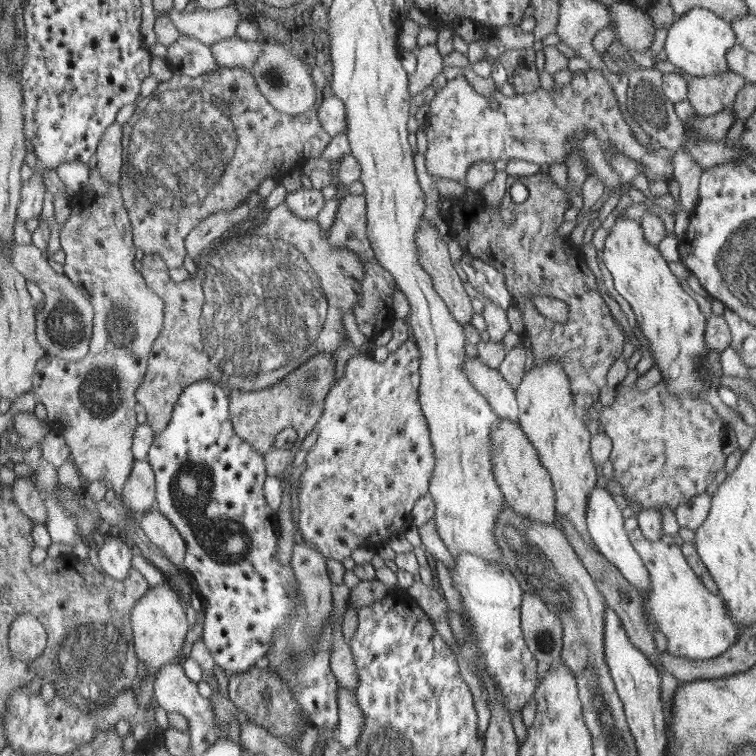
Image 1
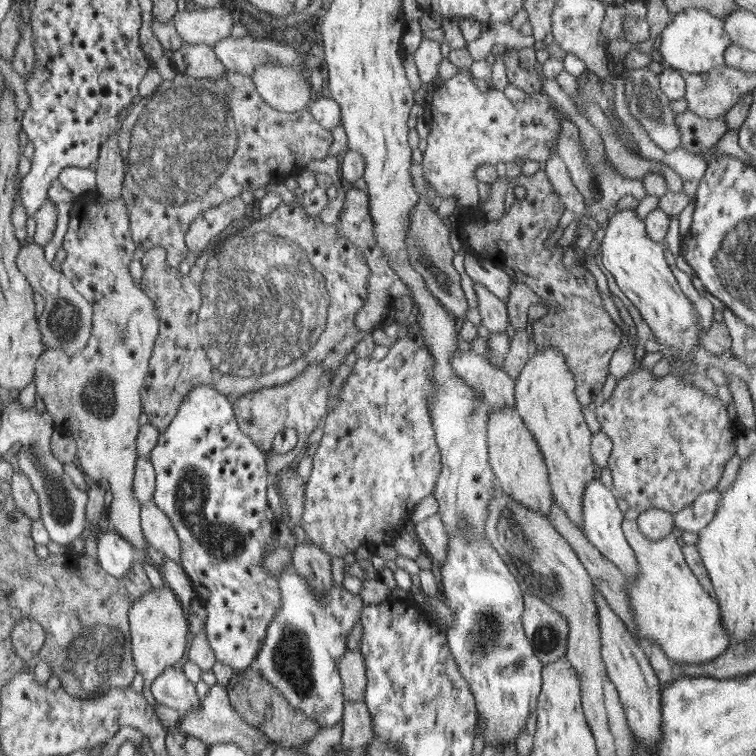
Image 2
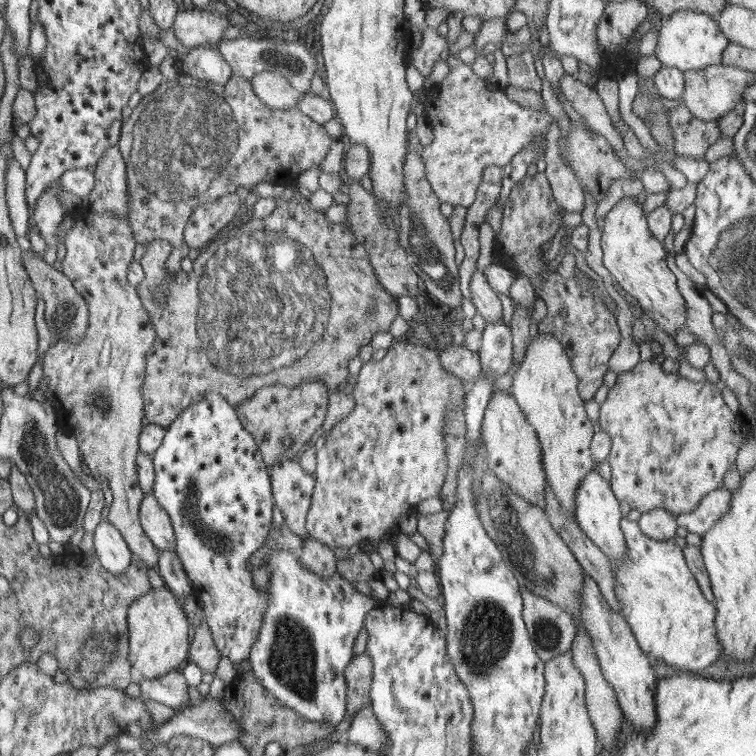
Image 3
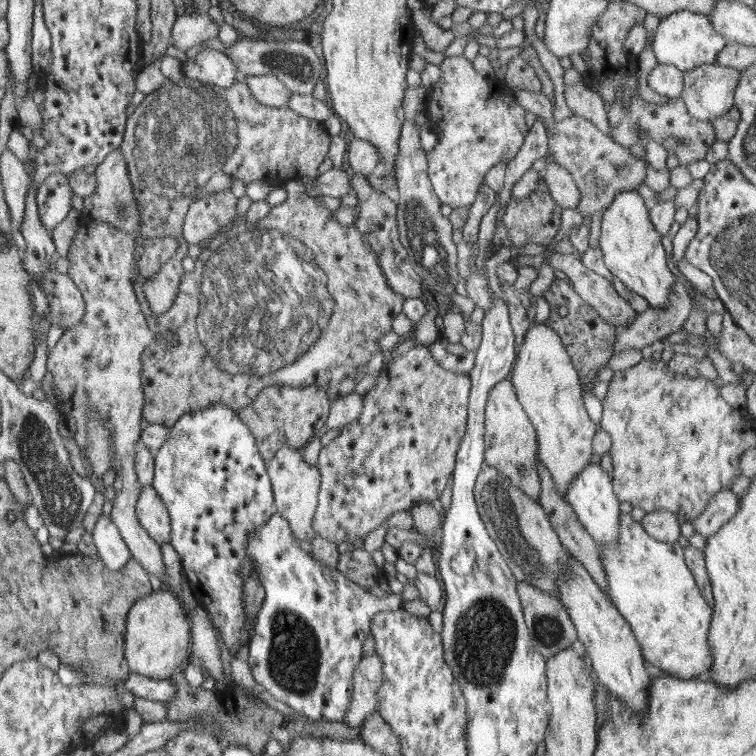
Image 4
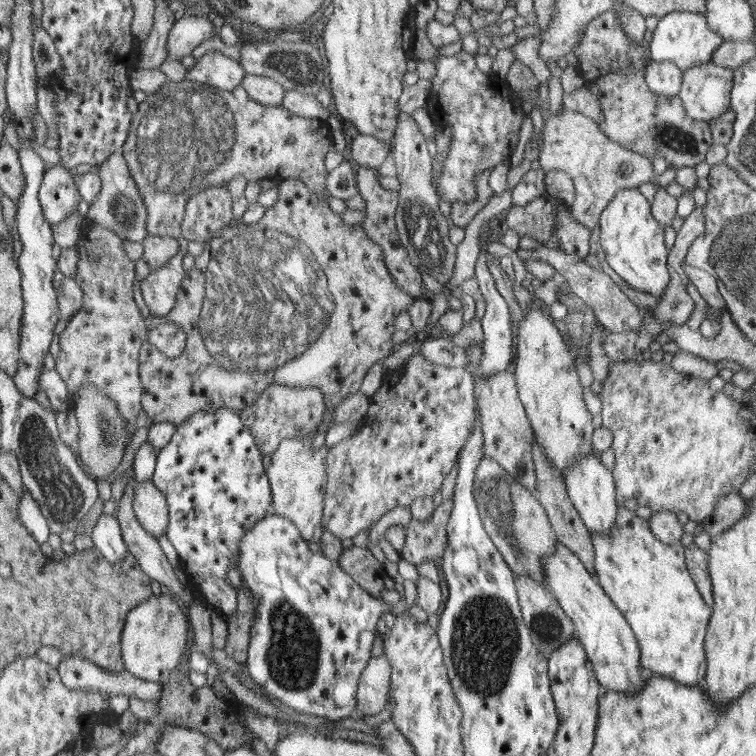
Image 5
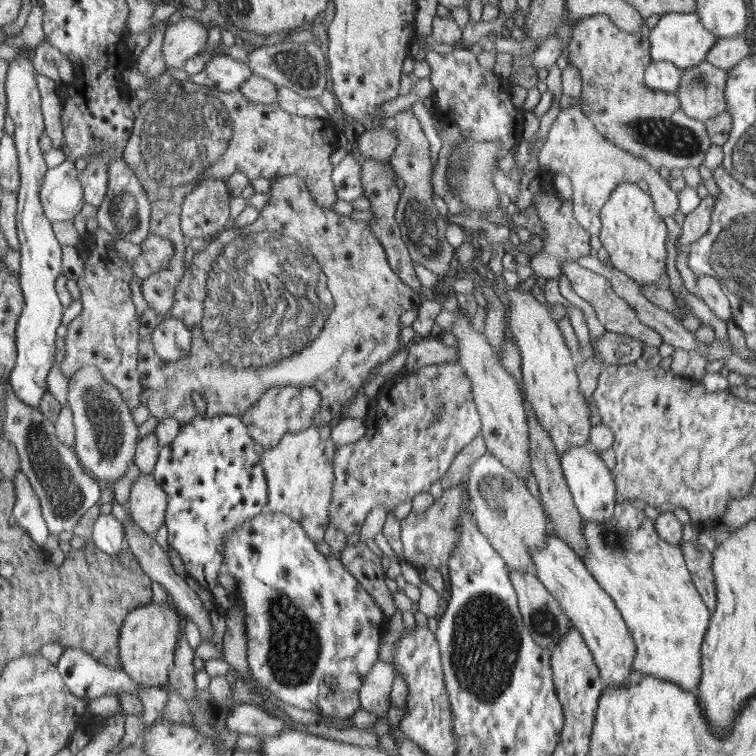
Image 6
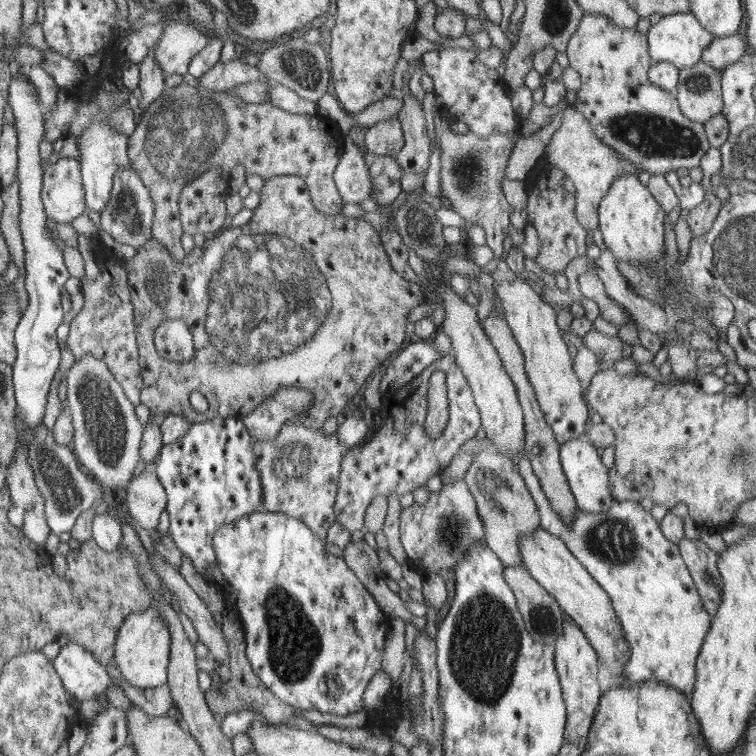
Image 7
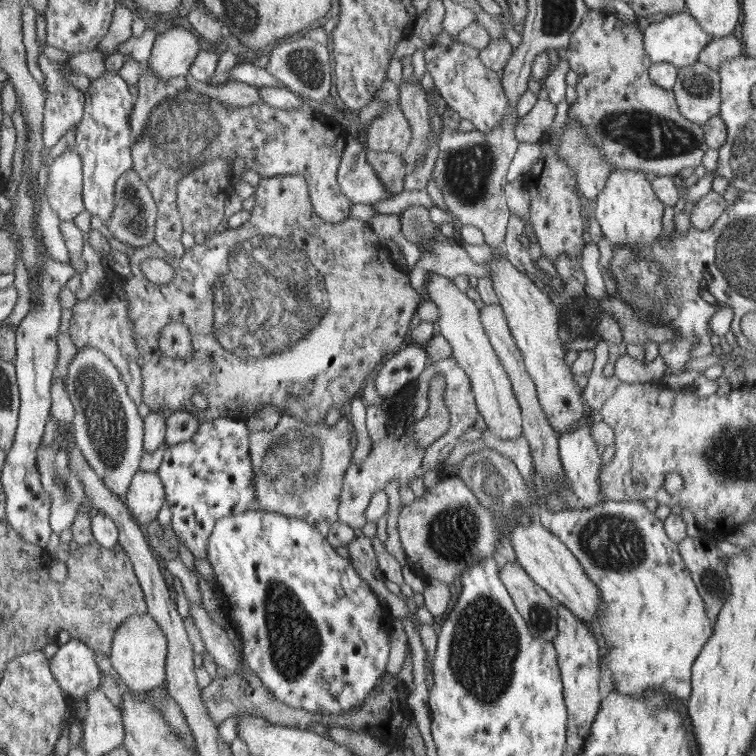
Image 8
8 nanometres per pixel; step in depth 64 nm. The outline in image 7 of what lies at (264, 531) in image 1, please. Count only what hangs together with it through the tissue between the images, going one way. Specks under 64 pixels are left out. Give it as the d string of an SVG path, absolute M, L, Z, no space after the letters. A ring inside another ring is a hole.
M237 417L197 418L184 436L162 445L159 459L151 468L166 494L171 540L181 555L191 559L194 569L210 581L203 572L205 566L215 562L215 530L223 523L250 515L261 504L262 478L245 427Z

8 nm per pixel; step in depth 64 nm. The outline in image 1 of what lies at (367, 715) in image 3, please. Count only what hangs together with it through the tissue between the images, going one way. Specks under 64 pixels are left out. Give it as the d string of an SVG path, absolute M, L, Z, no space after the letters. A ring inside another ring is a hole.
M337 684L338 696L338 726L335 729L335 739L345 749L355 747L355 741L363 729L363 714L350 691Z

